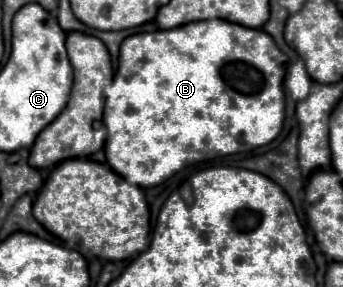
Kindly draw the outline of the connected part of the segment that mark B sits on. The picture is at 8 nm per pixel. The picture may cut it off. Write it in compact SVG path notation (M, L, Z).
M222 19L194 21L168 31L126 37L120 45L118 71L104 105L108 165L132 185L154 187L188 165L270 143L278 137L284 121L286 67L286 57L266 31Z

